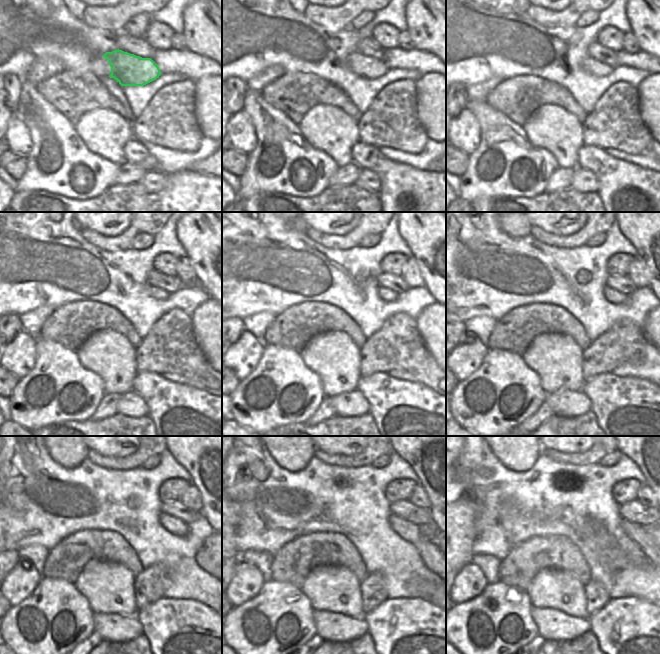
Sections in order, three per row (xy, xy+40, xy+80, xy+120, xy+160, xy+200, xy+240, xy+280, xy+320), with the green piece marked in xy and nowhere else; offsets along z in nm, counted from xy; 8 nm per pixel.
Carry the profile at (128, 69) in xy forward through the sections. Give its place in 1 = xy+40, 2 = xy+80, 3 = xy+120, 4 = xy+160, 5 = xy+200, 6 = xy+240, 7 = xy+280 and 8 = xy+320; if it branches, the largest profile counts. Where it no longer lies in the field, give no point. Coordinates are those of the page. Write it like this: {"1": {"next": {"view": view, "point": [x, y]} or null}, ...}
{"1": {"next": {"view": "xy+40", "point": [365, 66]}}, "2": {"next": {"view": "xy+80", "point": [592, 66]}}, "3": {"next": {"view": "xy+120", "point": [158, 293]}}, "4": {"next": {"view": "xy+160", "point": [384, 293]}}, "5": {"next": {"view": "xy+200", "point": [613, 296]}}, "6": {"next": {"view": "xy+240", "point": [172, 524]}}, "7": {"next": {"view": "xy+280", "point": [412, 533]}}, "8": {"next": {"view": "xy+320", "point": [637, 533]}}}

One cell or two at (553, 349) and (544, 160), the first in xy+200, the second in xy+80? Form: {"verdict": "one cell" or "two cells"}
{"verdict": "two cells"}

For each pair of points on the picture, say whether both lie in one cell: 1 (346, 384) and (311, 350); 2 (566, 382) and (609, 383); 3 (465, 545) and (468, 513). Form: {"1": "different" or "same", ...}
{"1": "same", "2": "different", "3": "same"}

